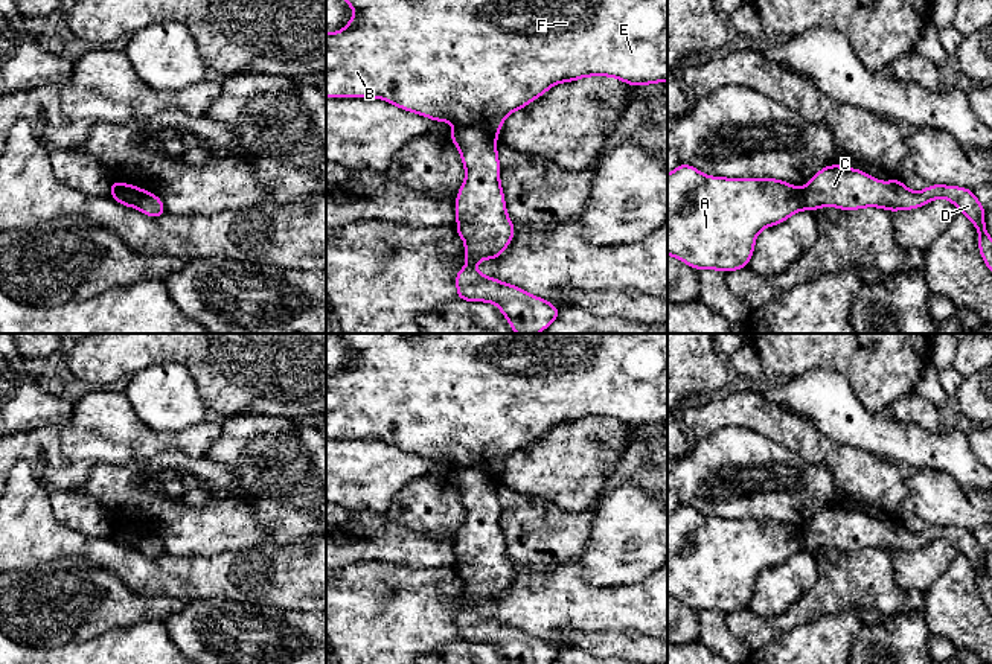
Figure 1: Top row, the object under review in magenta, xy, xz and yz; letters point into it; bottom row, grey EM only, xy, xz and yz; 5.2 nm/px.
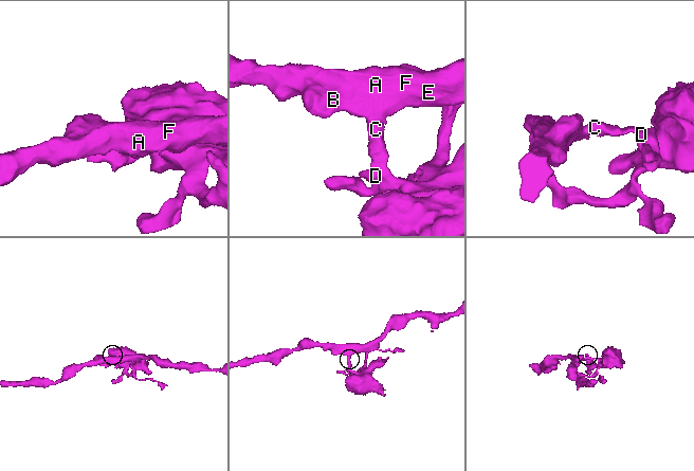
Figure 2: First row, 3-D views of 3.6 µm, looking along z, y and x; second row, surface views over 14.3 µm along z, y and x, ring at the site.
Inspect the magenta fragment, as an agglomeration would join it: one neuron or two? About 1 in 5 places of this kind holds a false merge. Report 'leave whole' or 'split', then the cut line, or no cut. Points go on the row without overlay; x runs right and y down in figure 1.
split | xz (456, 468), (477, 468), (494, 480)

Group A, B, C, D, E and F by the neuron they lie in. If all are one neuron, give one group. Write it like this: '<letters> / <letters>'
A B E F / C D

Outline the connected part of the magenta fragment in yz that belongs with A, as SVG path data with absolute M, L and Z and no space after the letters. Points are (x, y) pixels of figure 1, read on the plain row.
M690 506L667 516L667 595L695 611L730 614L748 608L754 582L765 568L806 550L800 528L766 519L707 518Z

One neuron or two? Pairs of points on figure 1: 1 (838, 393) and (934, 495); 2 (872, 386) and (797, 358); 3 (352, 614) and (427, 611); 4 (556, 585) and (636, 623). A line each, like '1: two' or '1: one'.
1: two
2: one
3: one
4: one

